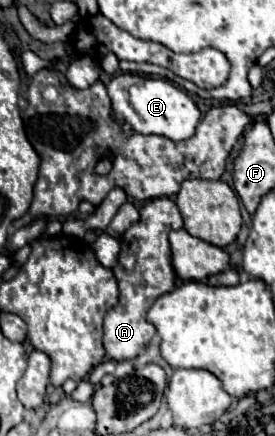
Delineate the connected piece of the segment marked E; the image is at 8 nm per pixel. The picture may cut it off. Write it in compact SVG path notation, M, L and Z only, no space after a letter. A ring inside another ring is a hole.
M116 73L108 83L108 95L112 99L112 117L120 125L130 125L134 133L162 135L172 141L184 141L194 135L200 121L196 103L182 89L164 79L142 77L136 73Z

